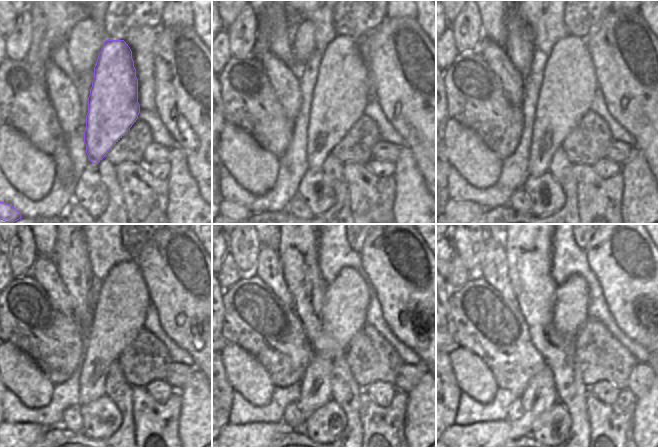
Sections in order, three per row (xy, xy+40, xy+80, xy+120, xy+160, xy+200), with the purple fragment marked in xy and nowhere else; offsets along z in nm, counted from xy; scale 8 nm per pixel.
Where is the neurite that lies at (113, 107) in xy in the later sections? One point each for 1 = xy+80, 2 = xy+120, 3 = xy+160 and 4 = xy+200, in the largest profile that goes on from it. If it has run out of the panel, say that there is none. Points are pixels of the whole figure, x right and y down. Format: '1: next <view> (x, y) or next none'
1: next xy+80 (569, 82)
2: next xy+120 (122, 303)
3: next xy+160 (343, 312)
4: next xy+200 (540, 394)

